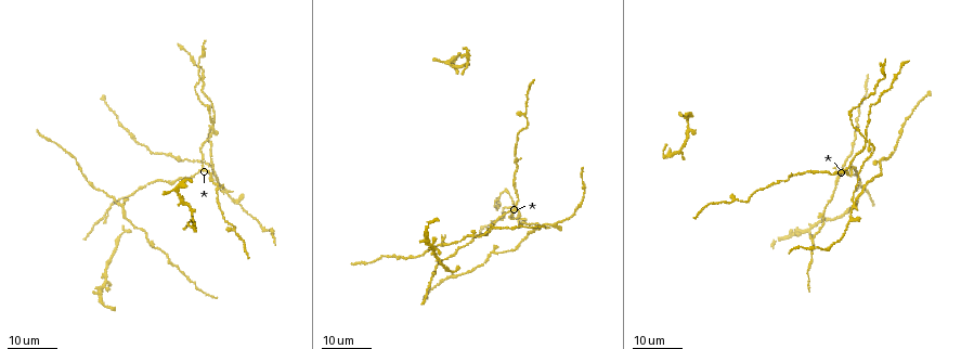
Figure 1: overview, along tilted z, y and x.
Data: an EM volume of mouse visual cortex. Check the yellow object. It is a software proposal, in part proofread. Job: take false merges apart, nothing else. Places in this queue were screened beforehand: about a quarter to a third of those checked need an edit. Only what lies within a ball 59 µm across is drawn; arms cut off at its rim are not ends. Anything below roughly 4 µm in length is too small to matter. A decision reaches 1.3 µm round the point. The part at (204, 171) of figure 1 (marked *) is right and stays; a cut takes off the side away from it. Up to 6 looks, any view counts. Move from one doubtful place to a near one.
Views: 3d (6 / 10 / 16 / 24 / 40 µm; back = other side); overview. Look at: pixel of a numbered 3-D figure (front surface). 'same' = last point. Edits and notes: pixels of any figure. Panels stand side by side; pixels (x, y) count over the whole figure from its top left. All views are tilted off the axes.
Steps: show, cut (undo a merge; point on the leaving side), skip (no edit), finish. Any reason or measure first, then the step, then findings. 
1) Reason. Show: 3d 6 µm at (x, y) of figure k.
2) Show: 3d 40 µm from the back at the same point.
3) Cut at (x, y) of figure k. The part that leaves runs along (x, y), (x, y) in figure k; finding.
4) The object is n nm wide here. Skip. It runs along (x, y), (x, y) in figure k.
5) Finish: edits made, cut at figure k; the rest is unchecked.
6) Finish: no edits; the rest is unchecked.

Two arms in line, one across. Show: 3d 16 µm at (105, 215) of figure 1.

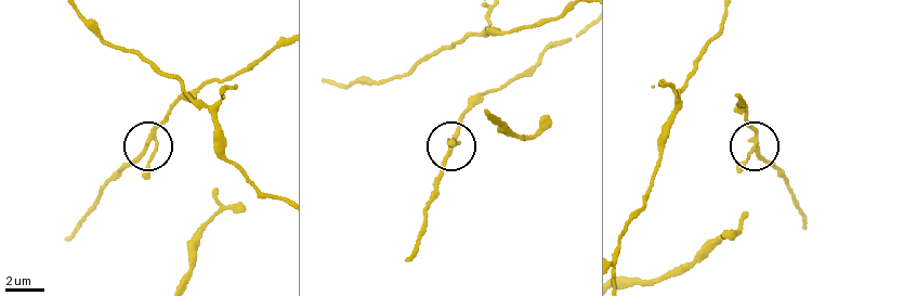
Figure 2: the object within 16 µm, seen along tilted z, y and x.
Show: 3d 6 µm at (143, 153) of figure 2.

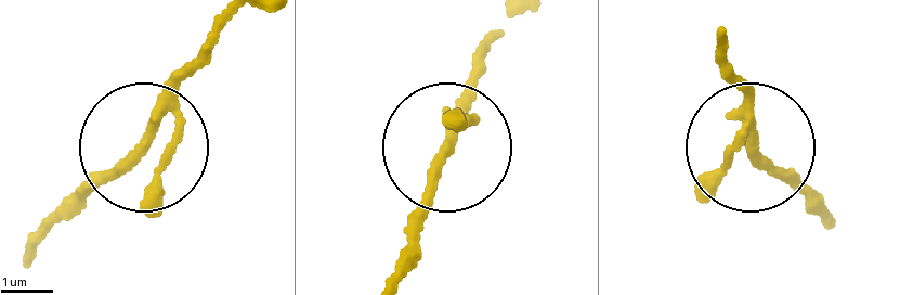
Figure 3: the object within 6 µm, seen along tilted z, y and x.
Show: 3d 6 µm from the back at (449, 148) of figure 3.

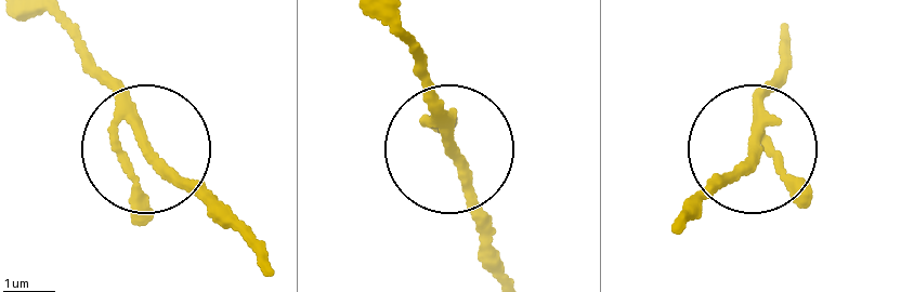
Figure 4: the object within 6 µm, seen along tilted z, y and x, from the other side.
3 arms meet here. Skip. One neuron here.

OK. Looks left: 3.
Thin arm on a thick one. Show: 3d 16 µm at (868, 140) of figure 1.

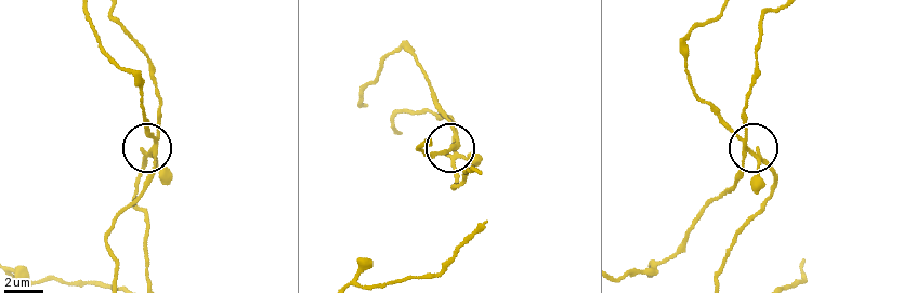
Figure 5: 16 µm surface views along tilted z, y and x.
Show: 3d 10 µm at (151, 149) of figure 5.

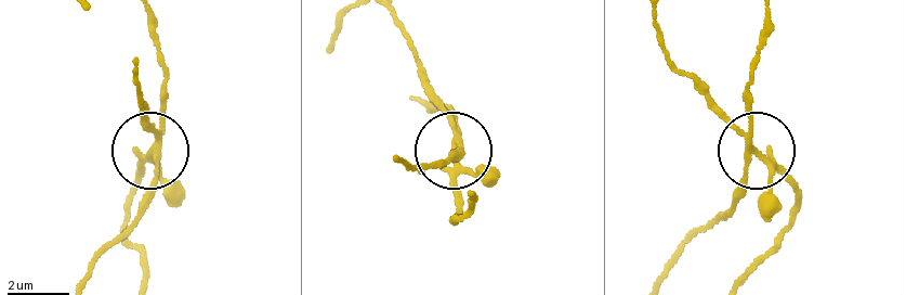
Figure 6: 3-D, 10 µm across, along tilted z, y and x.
The side arm is 25 µm long; 5 arms meet here. Cut at (143, 165) of figure 6. A second neuron is stuck on.

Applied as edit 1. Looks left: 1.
Finish: edits made, cut at figure 6; the rest is unchecked.

